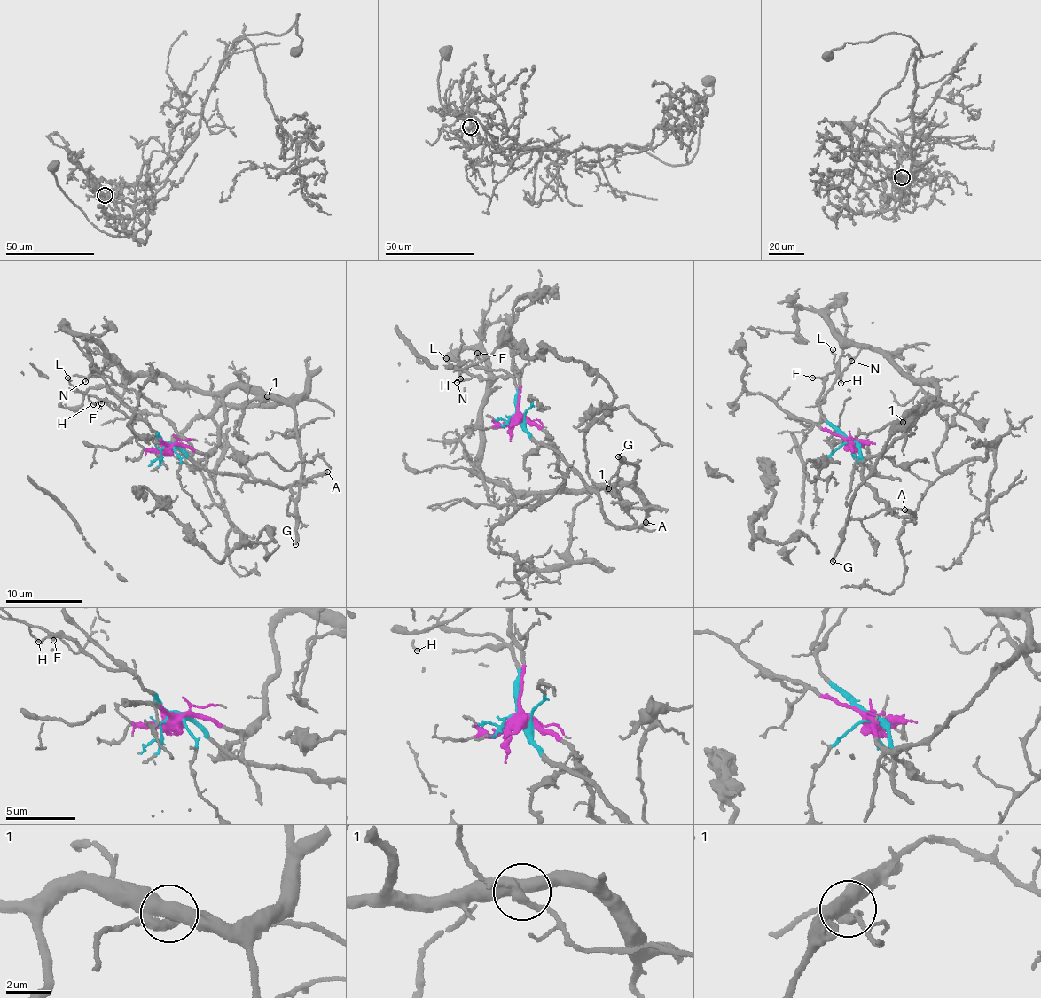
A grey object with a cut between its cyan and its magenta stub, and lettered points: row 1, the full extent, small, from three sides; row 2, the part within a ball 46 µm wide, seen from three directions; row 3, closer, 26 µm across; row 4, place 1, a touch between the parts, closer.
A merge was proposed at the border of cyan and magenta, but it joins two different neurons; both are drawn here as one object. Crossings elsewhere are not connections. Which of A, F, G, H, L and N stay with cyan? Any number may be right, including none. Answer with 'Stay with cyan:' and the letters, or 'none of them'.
Stay with cyan: A, F, H, L, N

